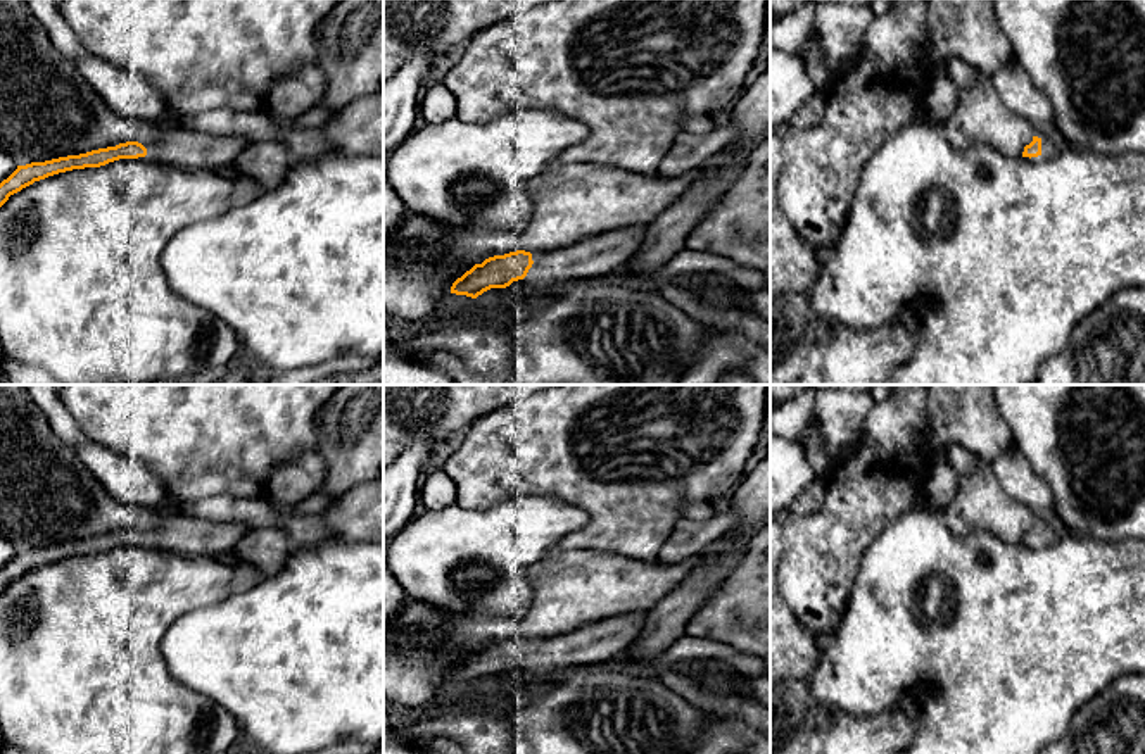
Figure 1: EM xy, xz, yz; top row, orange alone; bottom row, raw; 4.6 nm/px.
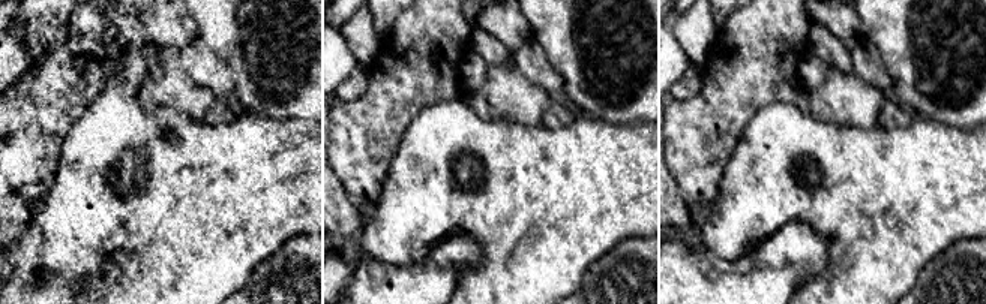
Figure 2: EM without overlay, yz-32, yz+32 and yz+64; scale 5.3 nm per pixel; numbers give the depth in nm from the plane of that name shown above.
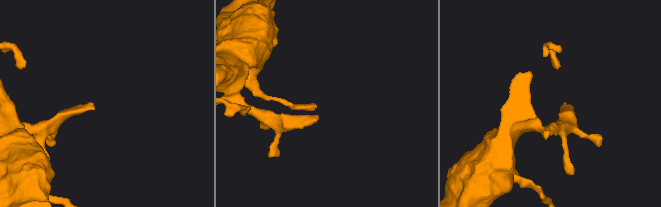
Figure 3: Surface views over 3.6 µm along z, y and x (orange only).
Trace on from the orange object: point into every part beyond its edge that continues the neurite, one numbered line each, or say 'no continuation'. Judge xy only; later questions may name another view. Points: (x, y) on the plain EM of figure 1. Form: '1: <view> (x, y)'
1: xy (182, 534)

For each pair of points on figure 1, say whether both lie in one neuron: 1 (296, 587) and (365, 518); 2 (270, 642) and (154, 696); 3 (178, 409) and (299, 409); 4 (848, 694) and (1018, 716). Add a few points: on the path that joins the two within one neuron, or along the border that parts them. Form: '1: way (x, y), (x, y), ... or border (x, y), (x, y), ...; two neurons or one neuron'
1: border (328, 540), (365, 542); two neurons
2: border (161, 649), (164, 666), (182, 684), (218, 703); two neurons
3: way (208, 409), (270, 409); one neuron
4: way (890, 663), (905, 647), (948, 647), (976, 675); one neuron

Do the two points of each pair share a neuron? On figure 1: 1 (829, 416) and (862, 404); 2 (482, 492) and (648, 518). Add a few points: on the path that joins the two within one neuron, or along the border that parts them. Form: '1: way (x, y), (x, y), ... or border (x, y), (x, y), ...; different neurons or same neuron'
1: way (838, 413), (854, 406); same neuron
2: way (524, 477), (584, 477), (591, 483), (607, 487); same neuron

